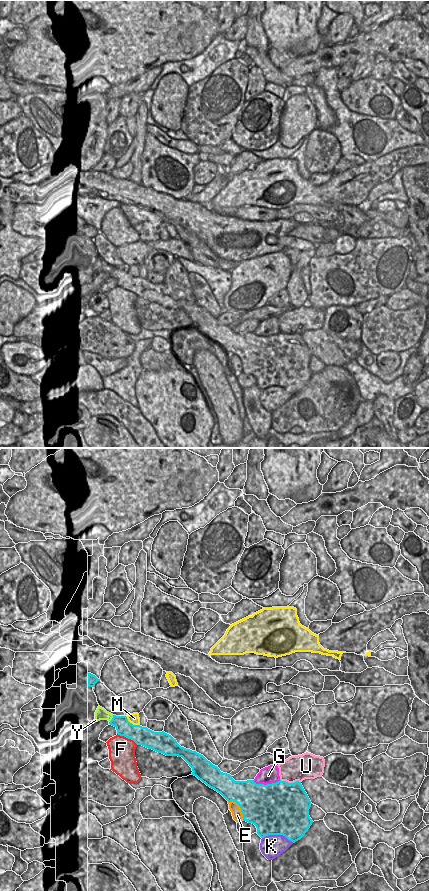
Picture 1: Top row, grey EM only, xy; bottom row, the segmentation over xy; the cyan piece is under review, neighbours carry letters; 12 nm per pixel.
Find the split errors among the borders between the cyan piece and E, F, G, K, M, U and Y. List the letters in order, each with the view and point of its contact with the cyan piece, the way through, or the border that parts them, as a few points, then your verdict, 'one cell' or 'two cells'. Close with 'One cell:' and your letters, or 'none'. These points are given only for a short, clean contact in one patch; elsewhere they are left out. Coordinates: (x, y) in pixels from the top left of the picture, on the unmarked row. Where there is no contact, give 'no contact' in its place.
E: meets cyan in xy at (240, 359); two cells
F: meets cyan in xy at (127, 289); runs through xy (140, 287), (127, 289), (121, 301); one cell
G: meets cyan in xy at (267, 336); two cells
K: meets cyan in xy at (278, 386); two cells
M: meets cyan in xy at (131, 275); two cells
U: meets cyan in xy at (290, 335); two cells
Y: meets cyan in xy at (112, 271); two cells
One cell: F

